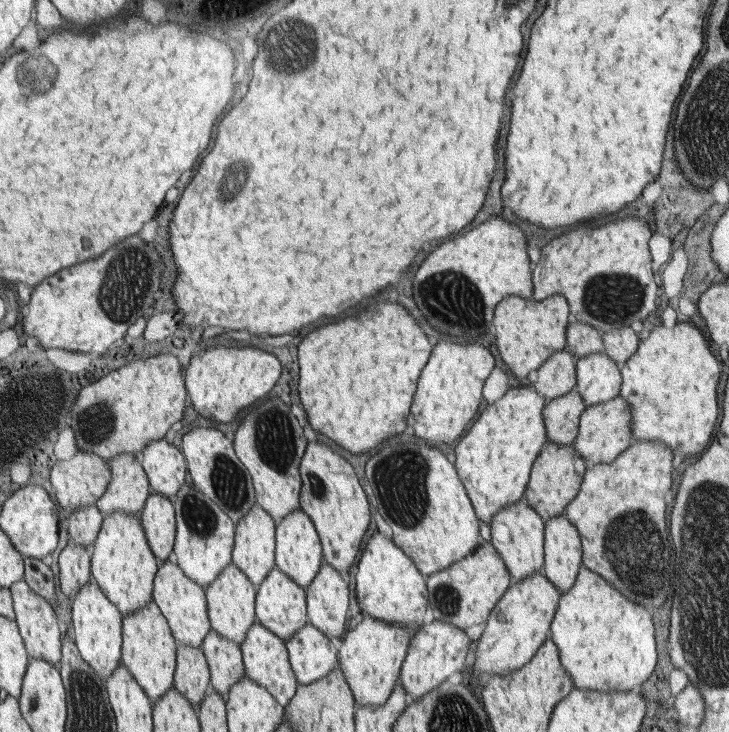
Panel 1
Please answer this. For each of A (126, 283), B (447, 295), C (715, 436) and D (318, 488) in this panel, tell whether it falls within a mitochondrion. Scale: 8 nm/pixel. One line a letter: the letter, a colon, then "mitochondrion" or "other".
A: mitochondrion
B: mitochondrion
C: other
D: mitochondrion

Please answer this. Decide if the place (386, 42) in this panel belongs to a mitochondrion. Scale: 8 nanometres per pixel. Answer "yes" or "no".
no

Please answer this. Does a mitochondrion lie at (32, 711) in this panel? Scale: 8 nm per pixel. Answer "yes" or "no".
no

